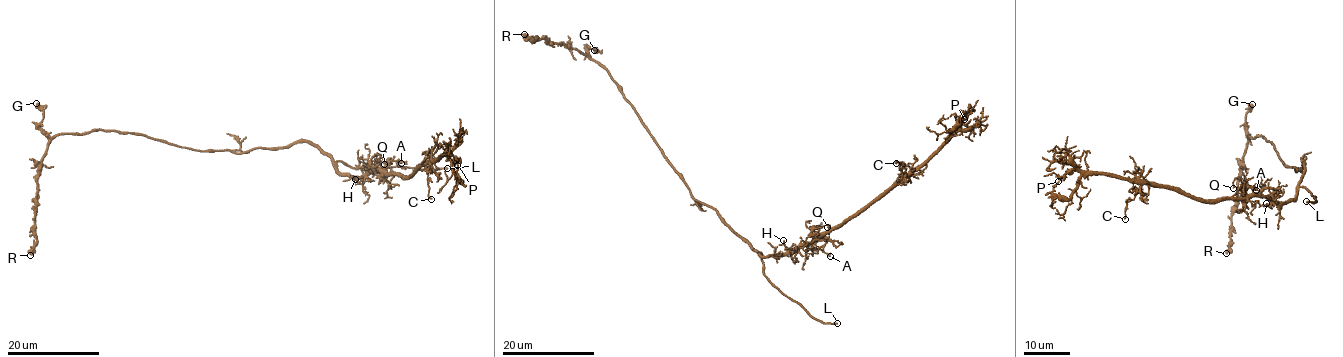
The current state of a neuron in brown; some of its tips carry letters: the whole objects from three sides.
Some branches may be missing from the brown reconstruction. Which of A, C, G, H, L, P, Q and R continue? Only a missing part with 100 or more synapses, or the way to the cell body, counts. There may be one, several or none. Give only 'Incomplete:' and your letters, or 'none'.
Incomplete: L

